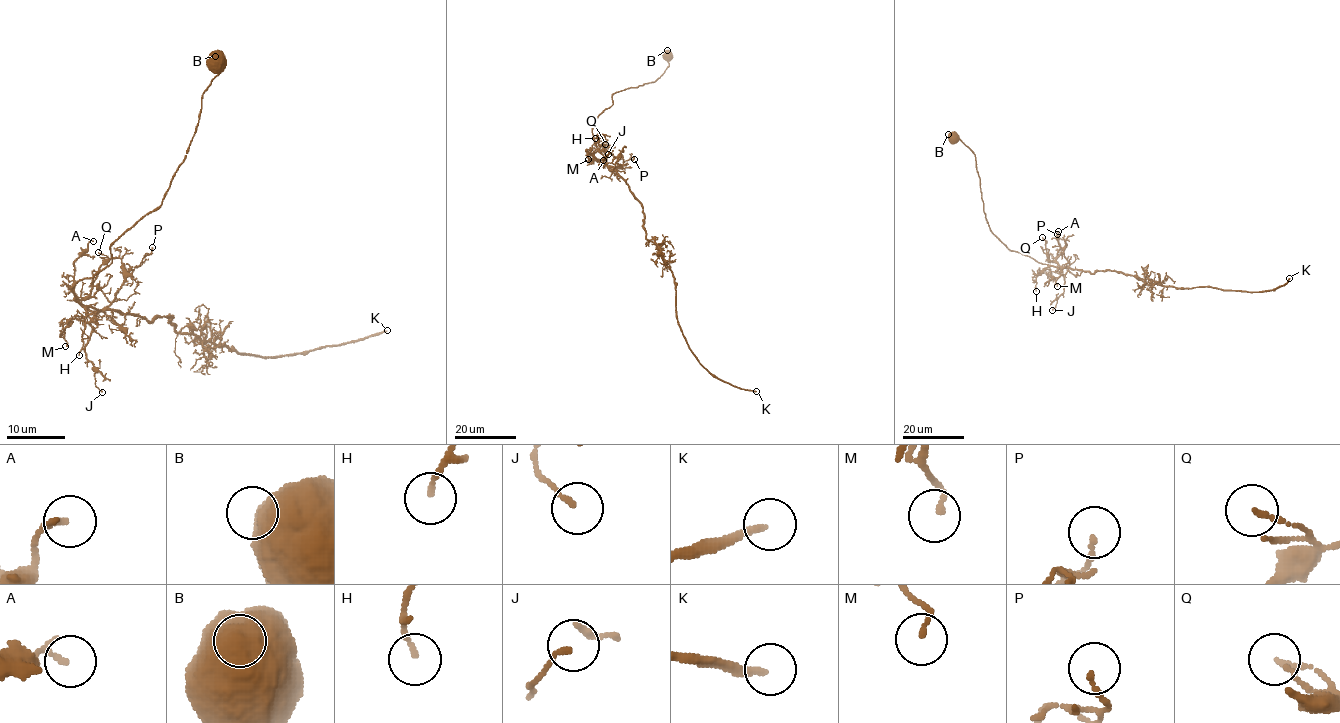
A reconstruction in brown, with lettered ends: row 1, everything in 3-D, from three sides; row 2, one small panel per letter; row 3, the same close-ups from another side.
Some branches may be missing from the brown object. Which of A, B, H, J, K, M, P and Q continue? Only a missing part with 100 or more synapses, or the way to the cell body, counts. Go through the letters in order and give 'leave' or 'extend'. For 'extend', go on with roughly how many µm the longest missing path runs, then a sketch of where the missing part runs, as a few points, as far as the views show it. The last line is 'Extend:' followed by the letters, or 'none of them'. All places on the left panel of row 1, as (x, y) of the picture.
A: leave
B: leave
H: leave
J: leave
K: extend | 40 µm
M: leave
P: leave
Q: leave
Extend: K

